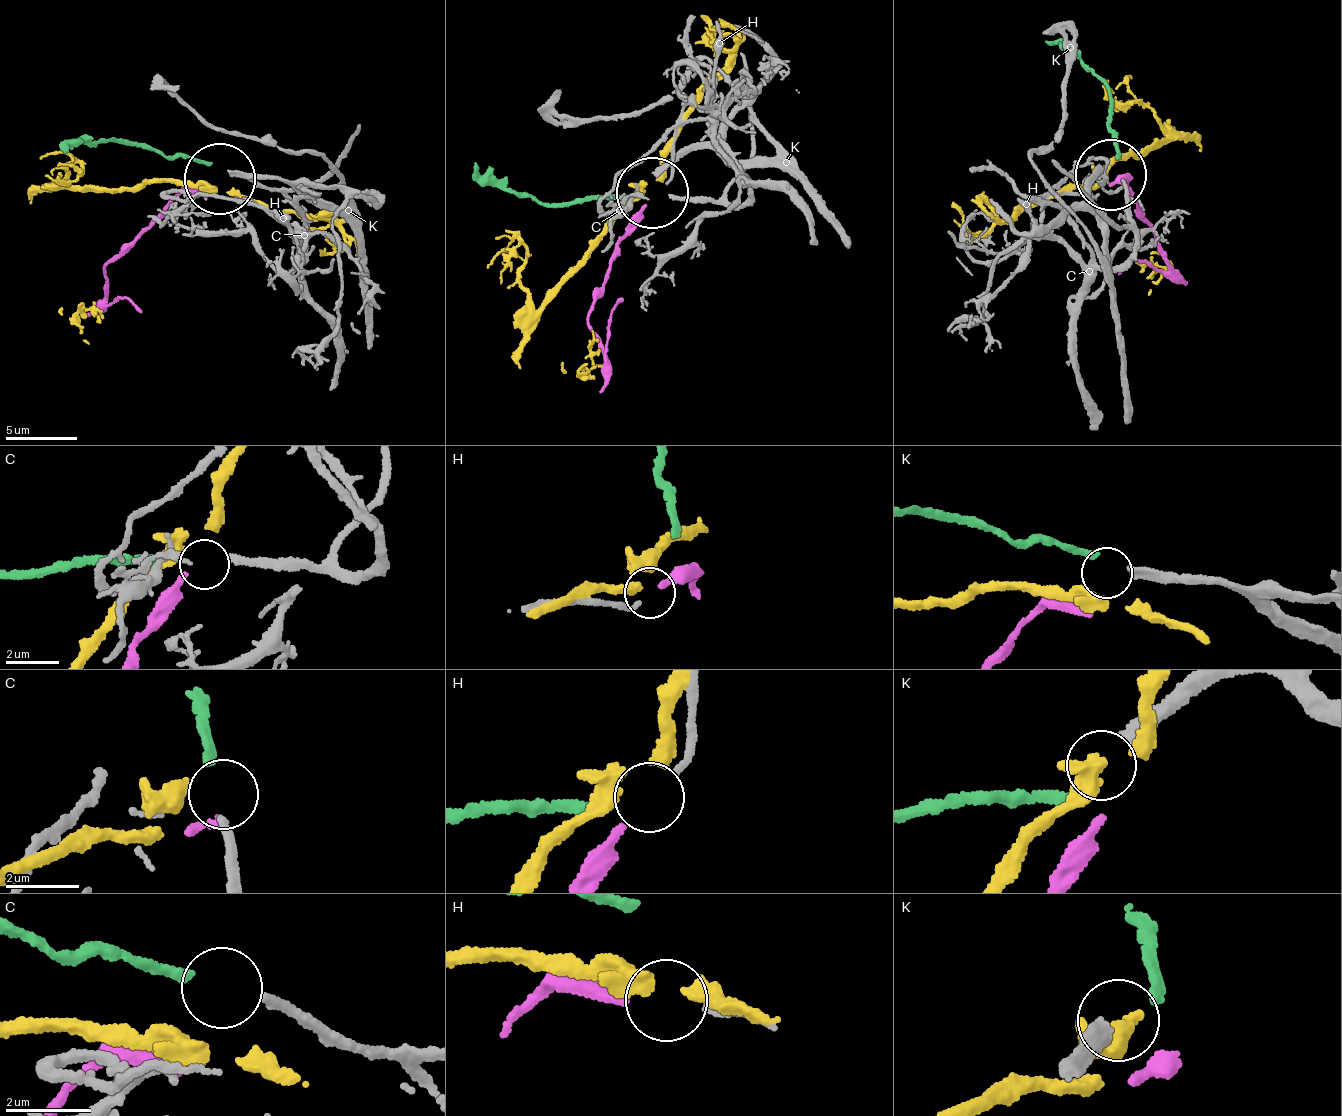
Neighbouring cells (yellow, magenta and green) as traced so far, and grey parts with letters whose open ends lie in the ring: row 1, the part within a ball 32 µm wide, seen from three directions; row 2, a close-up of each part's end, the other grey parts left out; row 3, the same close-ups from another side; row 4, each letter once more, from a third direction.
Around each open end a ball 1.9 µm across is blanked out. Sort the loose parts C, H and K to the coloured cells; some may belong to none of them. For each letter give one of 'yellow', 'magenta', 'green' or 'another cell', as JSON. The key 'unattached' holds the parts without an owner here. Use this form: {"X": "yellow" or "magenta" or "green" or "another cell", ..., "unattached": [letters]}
{"C": "green", "H": "magenta", "K": "another cell", "unattached": ["K"]}

